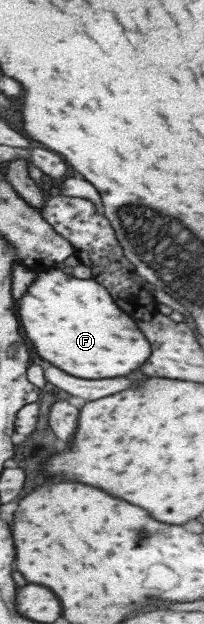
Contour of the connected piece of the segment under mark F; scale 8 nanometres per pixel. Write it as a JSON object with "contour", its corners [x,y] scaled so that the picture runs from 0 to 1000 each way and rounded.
{"contour":[[[279,428],[186,433],[186,446],[172,449],[118,484],[88,487],[118,522],[108,527],[127,529],[127,538],[147,542],[147,548],[167,548],[167,554],[225,579],[245,577],[245,582],[382,606],[618,603],[716,580],[745,564],[735,551],[716,548],[706,535],[676,529],[667,519],[608,503],[613,498],[574,490],[554,471],[495,452],[461,446],[402,449],[353,439],[314,439]]]}

